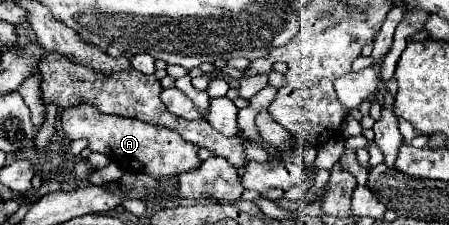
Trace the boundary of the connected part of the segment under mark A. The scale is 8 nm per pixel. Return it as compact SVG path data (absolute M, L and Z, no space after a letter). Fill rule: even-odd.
M78 105L74 109L64 109L62 131L70 141L86 139L90 151L108 155L124 171L140 171L140 173L144 171L154 177L160 177L160 175L178 175L178 173L184 173L186 169L200 165L200 159L196 155L198 147L184 141L176 131L156 127L136 119L104 115L92 105Z

